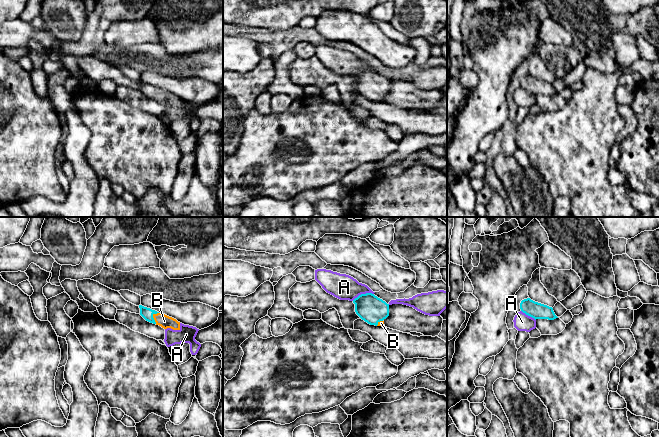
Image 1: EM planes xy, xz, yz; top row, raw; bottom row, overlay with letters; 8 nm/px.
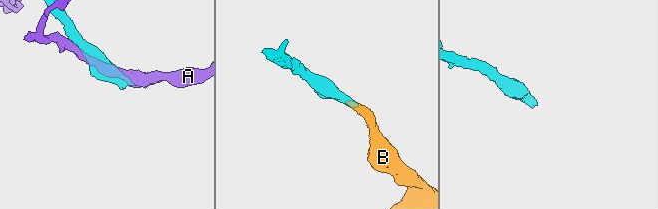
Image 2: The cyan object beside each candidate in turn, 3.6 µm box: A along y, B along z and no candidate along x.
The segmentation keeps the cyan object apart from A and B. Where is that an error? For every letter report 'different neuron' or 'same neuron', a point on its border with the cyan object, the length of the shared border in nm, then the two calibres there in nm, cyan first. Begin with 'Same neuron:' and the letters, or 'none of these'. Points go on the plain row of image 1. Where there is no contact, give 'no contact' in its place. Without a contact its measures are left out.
Same neuron: B
A: different neuron; meets cyan in xz at (362, 70); contact 190 nm long; 220 nm thick on the cyan side, 200 nm on the other
B: same neuron; meets cyan in xy at (152, 93); contact 100 nm long; 90 nm thick on the cyan side, 100 nm on the other

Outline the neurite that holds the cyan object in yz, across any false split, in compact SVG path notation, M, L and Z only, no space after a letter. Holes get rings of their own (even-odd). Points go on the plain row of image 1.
M530 74L524 75L520 79L520 85L526 91L536 95L554 96L558 94L552 83L535 78Z

